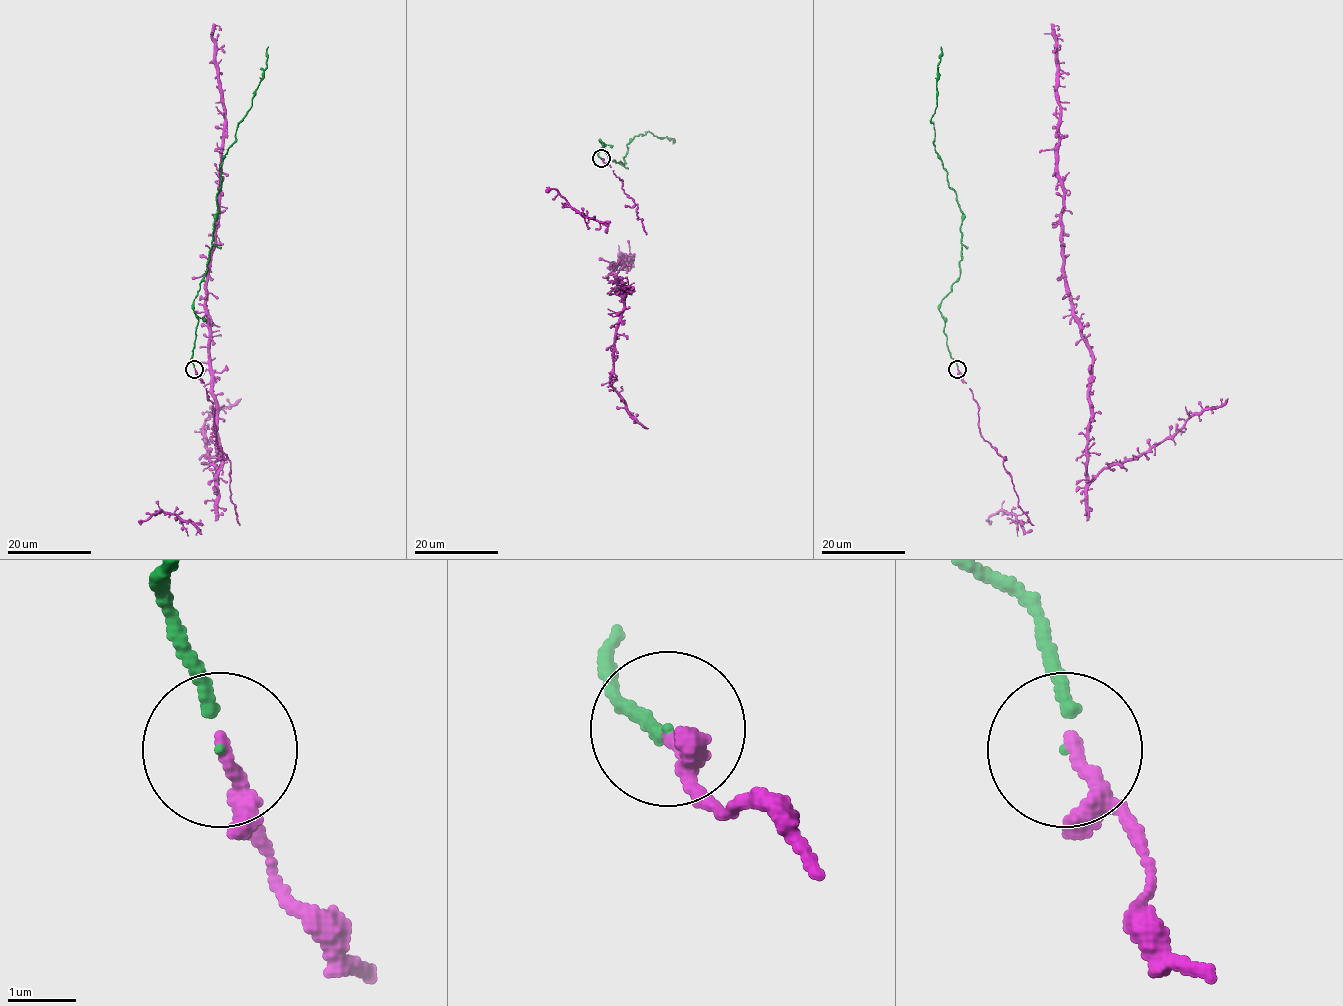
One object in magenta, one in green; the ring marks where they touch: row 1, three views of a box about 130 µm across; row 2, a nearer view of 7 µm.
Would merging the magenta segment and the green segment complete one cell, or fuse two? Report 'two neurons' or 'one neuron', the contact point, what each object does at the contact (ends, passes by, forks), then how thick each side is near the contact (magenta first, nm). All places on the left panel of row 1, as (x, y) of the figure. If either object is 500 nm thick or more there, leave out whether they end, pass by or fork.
one neuron | (194, 369) | magenta passes by | green ends | 140/140 nm

